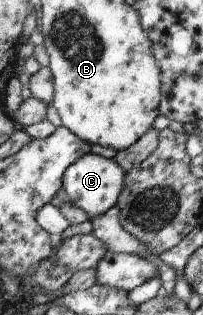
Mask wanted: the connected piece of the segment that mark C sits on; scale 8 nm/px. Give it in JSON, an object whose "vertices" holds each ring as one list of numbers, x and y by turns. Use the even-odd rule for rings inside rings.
{"vertices":[[92,152,77,159,65,173,64,191,68,193,74,206,79,207,88,215,92,222,94,217,104,215,118,203,121,191,125,187,125,170,115,159,105,158]]}

